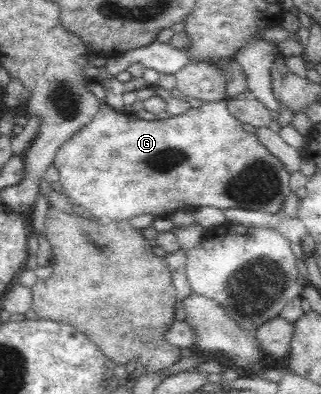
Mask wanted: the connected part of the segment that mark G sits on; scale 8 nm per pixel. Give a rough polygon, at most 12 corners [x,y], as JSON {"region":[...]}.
{"region":[[224,99],[105,101],[56,153],[93,218],[278,214],[291,173]]}

